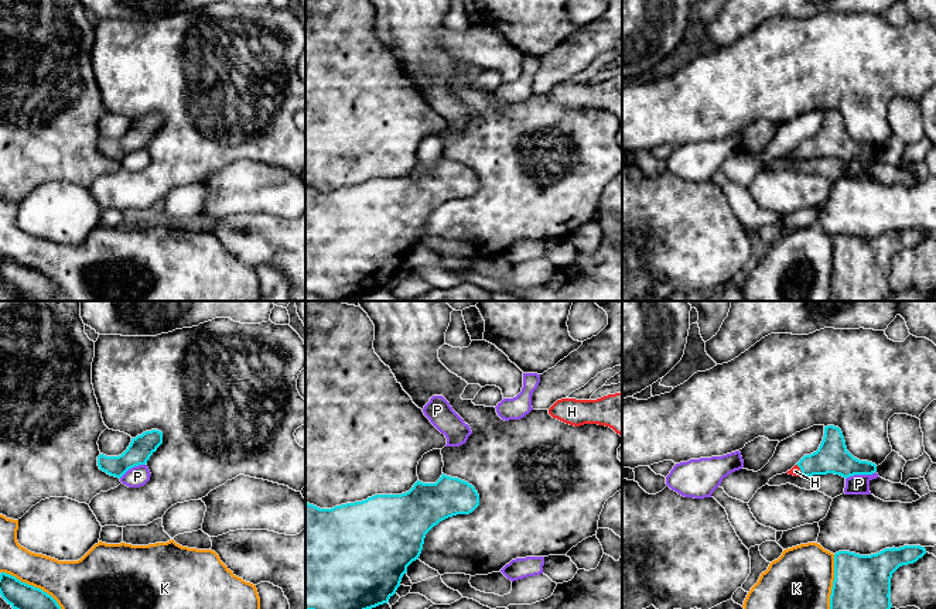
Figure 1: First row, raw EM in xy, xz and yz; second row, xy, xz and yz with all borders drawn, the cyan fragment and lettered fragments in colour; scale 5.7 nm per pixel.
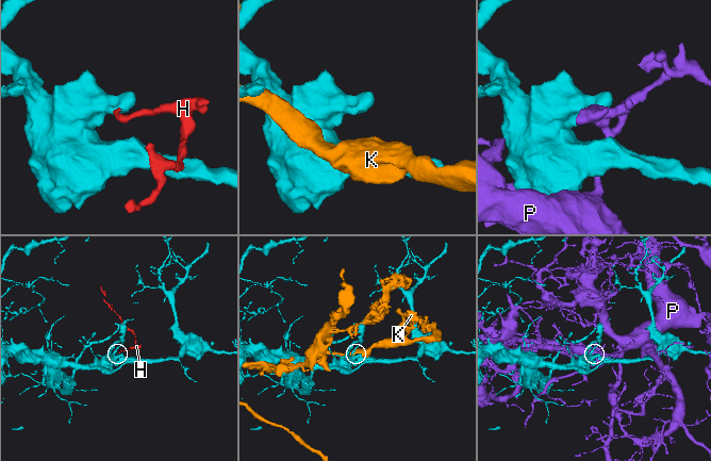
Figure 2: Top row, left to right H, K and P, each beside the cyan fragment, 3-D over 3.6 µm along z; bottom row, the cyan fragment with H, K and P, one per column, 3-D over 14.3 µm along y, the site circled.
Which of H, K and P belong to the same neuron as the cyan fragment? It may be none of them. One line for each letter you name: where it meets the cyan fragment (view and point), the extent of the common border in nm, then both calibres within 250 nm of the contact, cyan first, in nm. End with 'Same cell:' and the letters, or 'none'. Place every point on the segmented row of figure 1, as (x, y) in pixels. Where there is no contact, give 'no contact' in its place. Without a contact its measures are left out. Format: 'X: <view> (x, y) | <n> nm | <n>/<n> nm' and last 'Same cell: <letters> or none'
H: yz (800, 469) | 80 nm | 190/60 nm
Same cell: H

